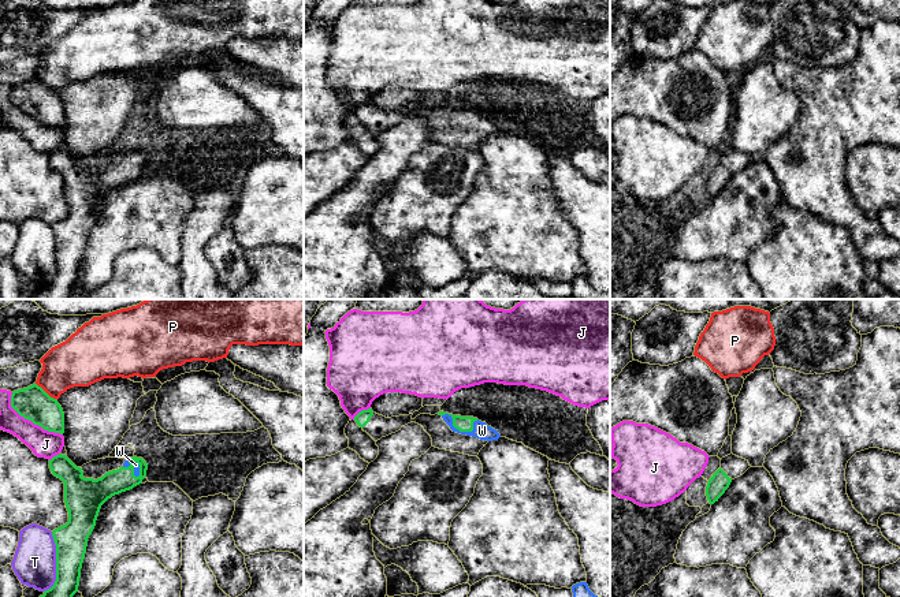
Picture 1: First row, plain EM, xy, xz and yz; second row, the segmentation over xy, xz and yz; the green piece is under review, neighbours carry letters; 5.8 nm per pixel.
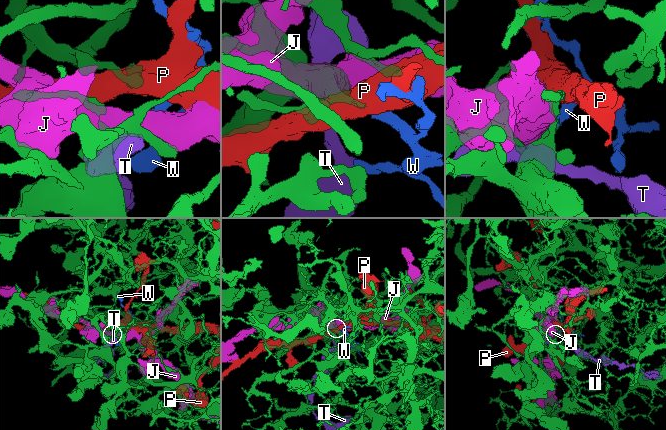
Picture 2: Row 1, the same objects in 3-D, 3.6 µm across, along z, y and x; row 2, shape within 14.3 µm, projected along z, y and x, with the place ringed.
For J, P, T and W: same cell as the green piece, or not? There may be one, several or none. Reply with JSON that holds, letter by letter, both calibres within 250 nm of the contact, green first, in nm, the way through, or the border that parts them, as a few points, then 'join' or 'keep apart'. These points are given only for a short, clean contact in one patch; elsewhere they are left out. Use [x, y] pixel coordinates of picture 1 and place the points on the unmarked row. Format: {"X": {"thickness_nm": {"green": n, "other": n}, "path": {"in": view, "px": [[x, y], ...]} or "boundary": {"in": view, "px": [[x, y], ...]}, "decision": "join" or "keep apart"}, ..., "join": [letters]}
{"J": {"thickness_nm": {"green": 200, "other": 160}, "decision": "keep apart"}, "P": {"thickness_nm": {"green": 200, "other": 280}, "decision": "keep apart"}, "T": {"thickness_nm": {"green": 190, "other": 260}, "decision": "keep apart"}, "W": {"thickness_nm": {"green": 100, "other": 100}, "path": {"in": "xz", "px": [[464, 118], [460, 125], [482, 125]]}, "decision": "join"}, "join": ["W"]}

